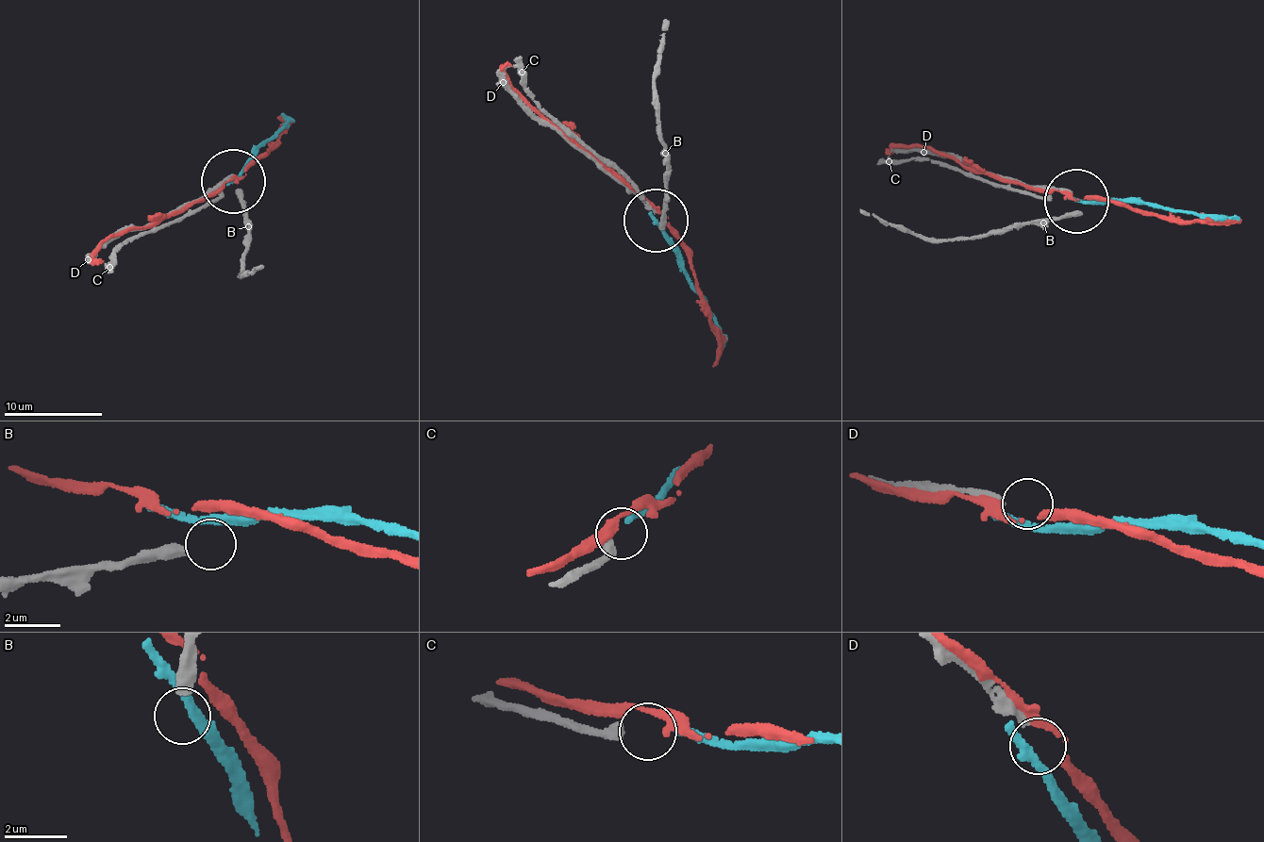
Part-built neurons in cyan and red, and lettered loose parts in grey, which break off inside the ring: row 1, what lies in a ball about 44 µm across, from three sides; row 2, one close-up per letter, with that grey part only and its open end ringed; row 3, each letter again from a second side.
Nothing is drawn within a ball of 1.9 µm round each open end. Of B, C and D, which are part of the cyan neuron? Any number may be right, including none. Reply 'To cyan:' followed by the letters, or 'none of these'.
To cyan: C

